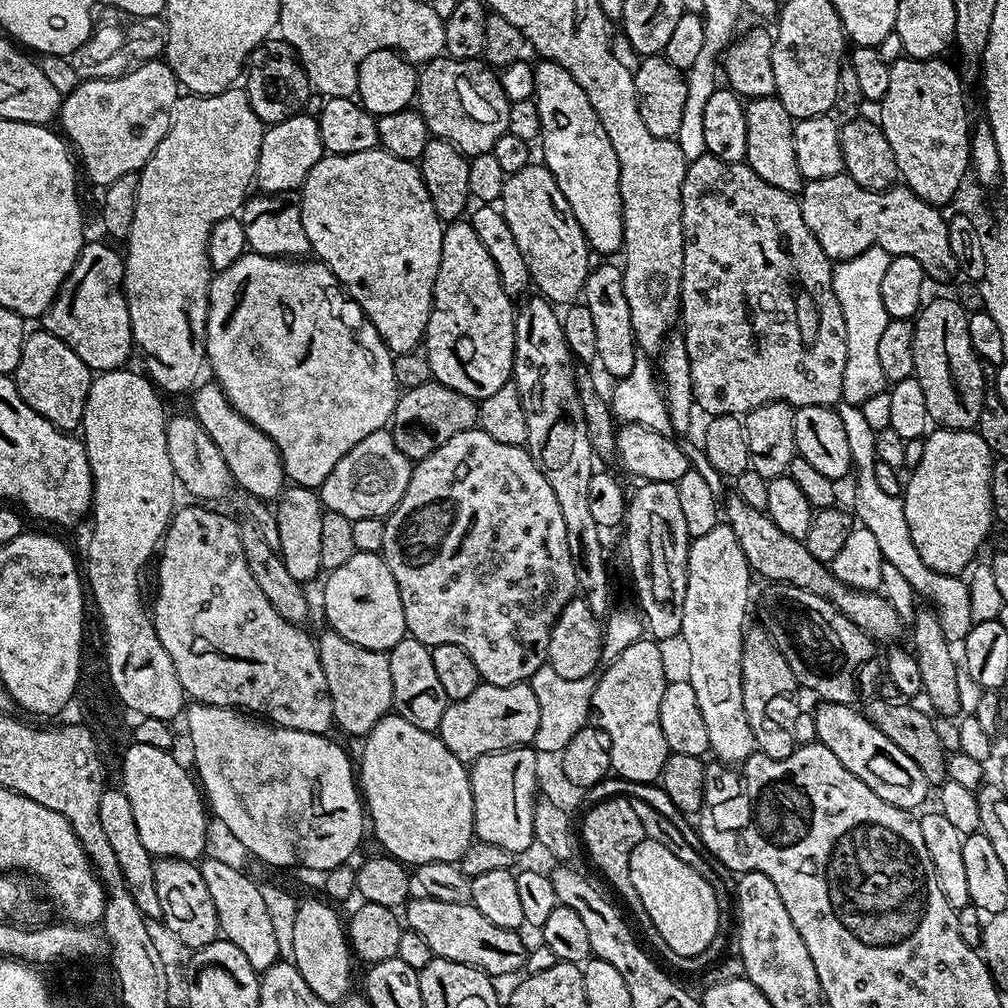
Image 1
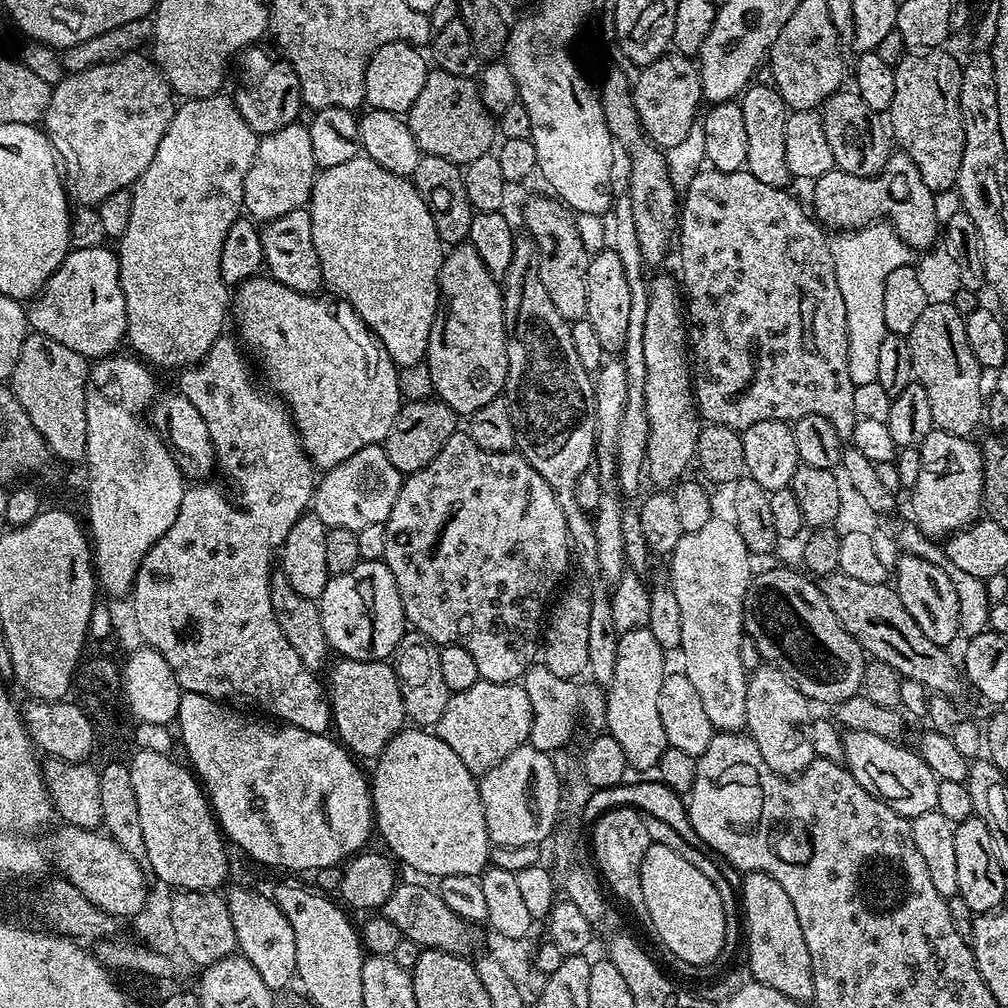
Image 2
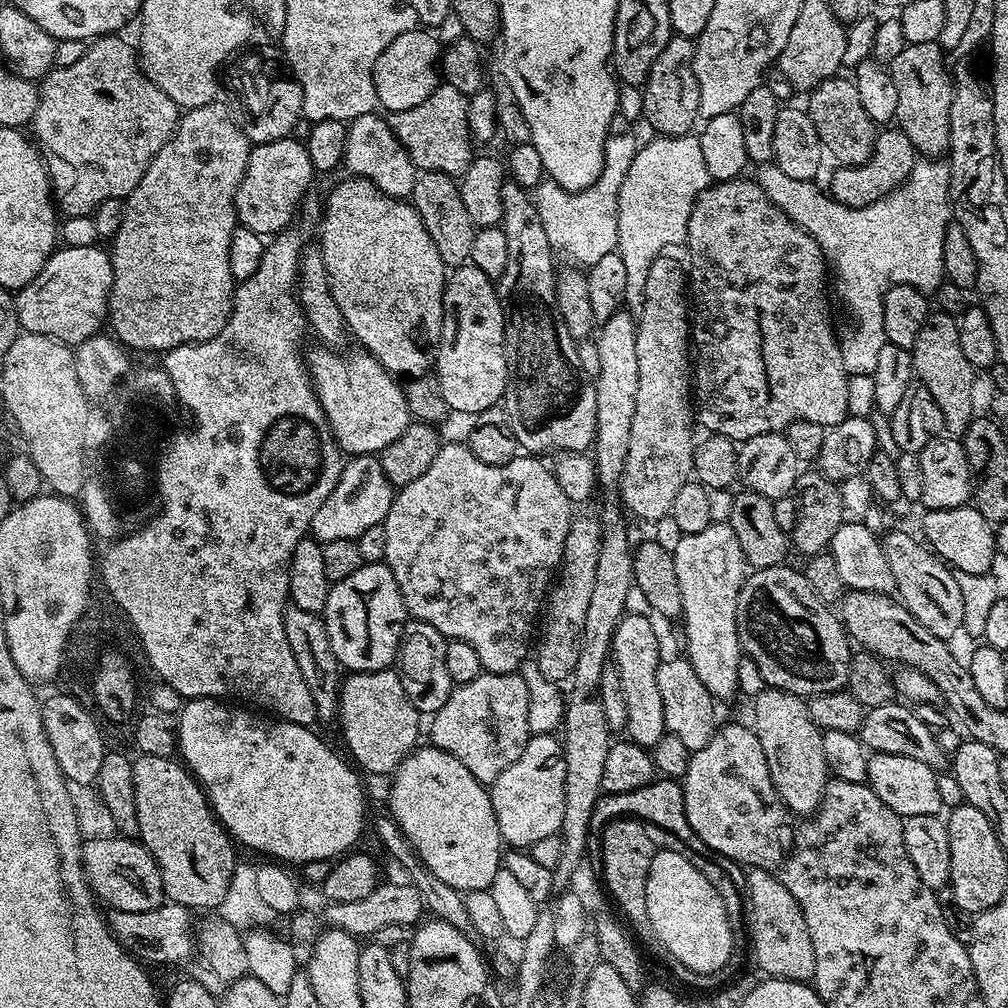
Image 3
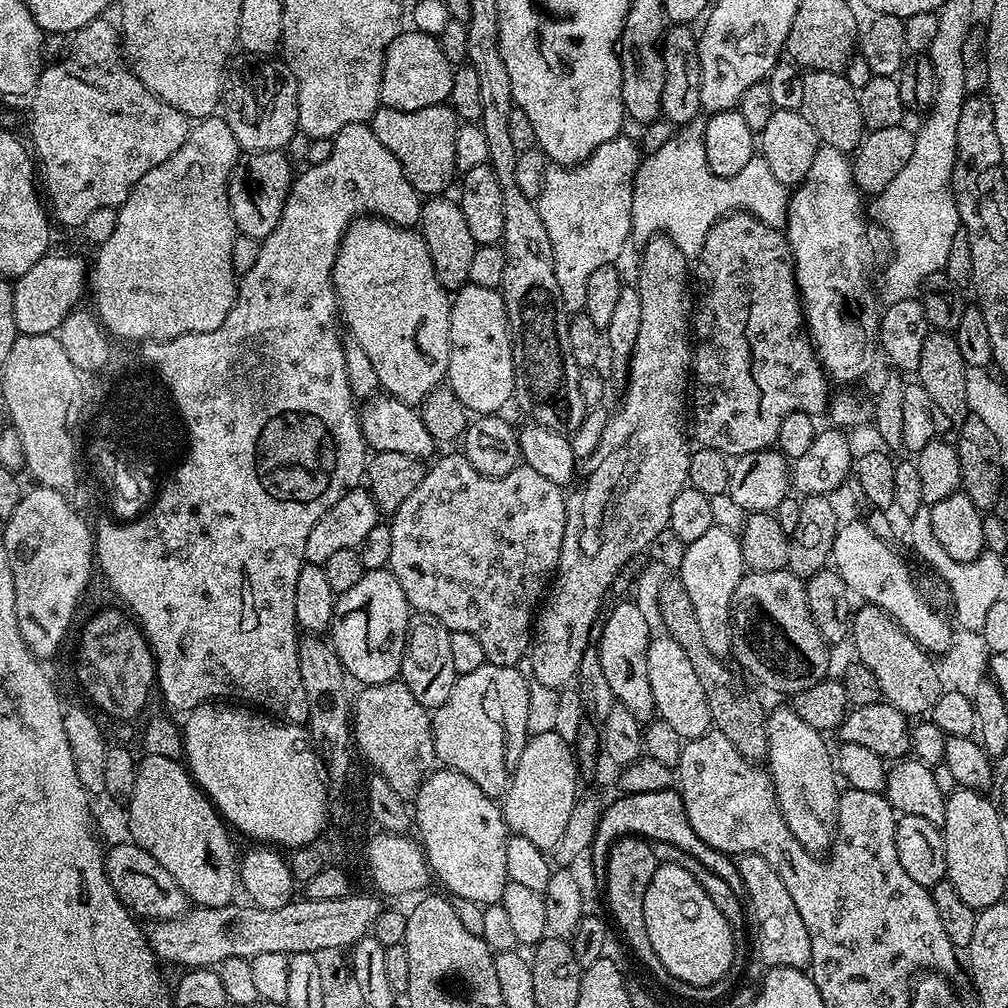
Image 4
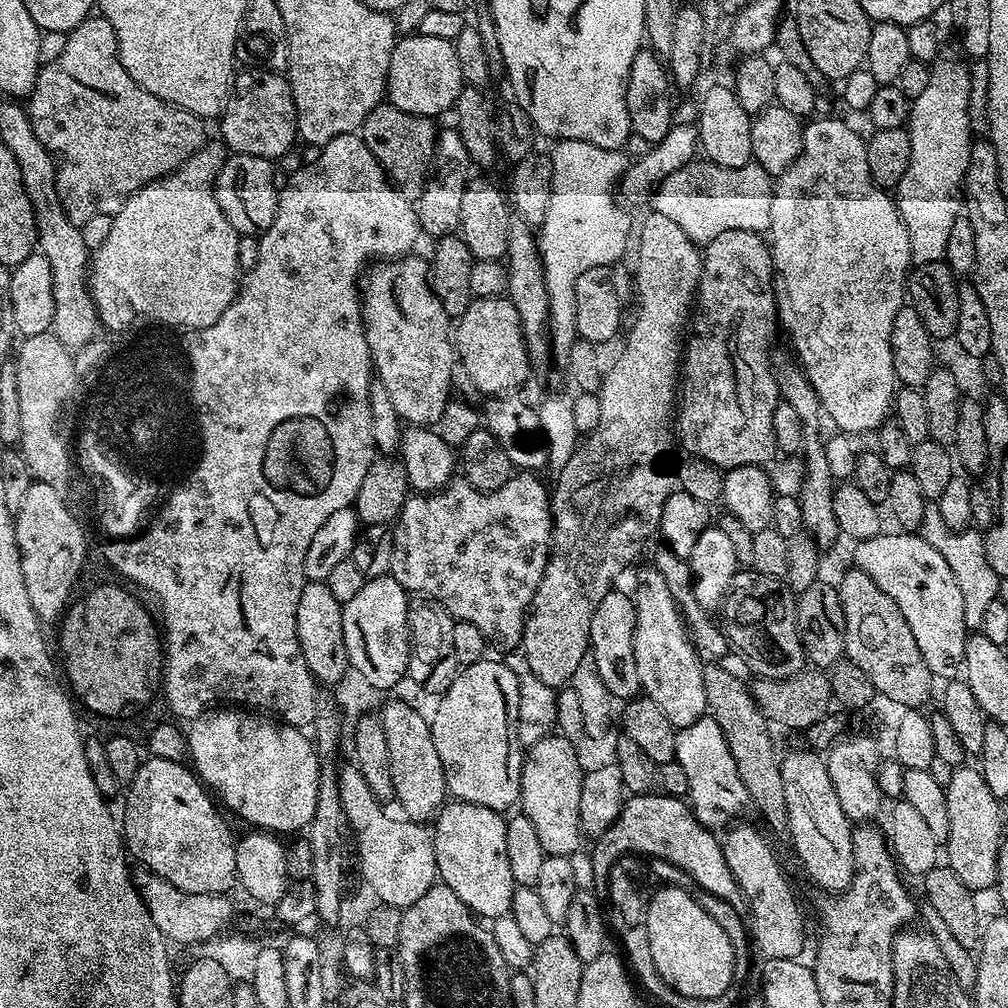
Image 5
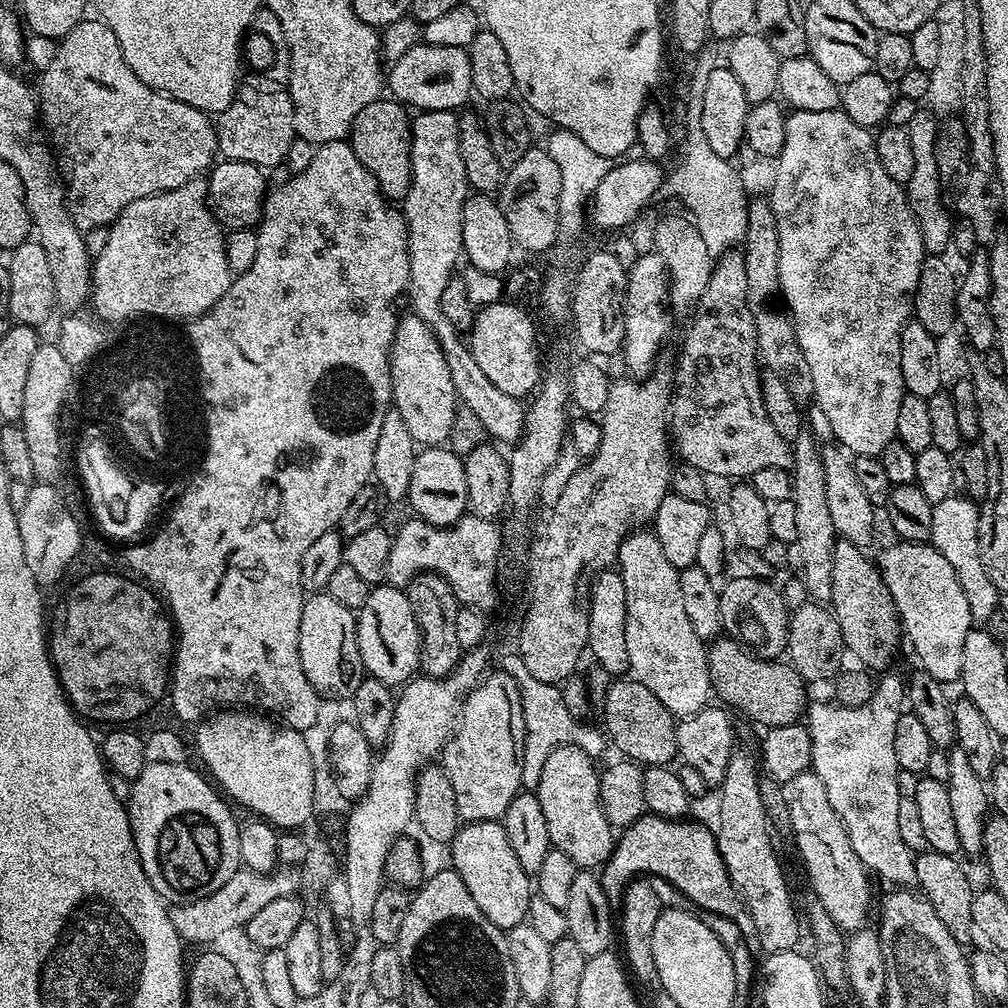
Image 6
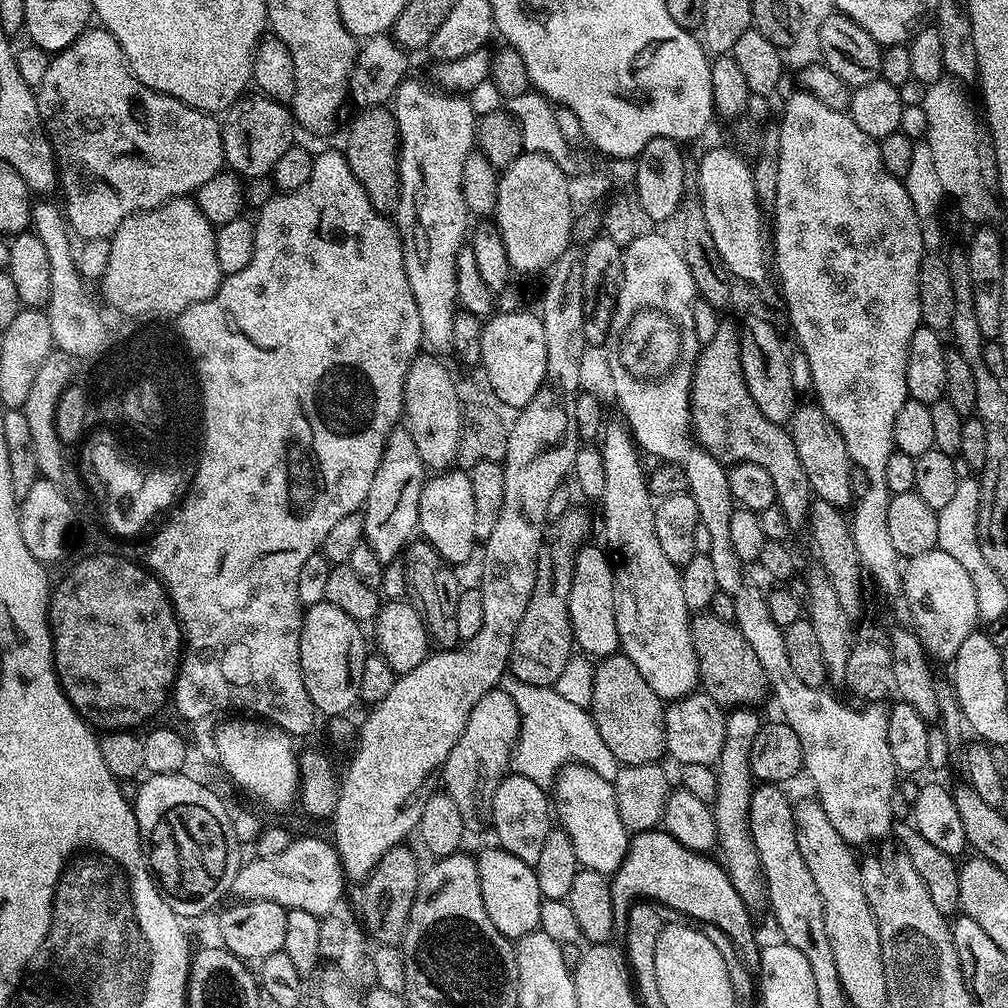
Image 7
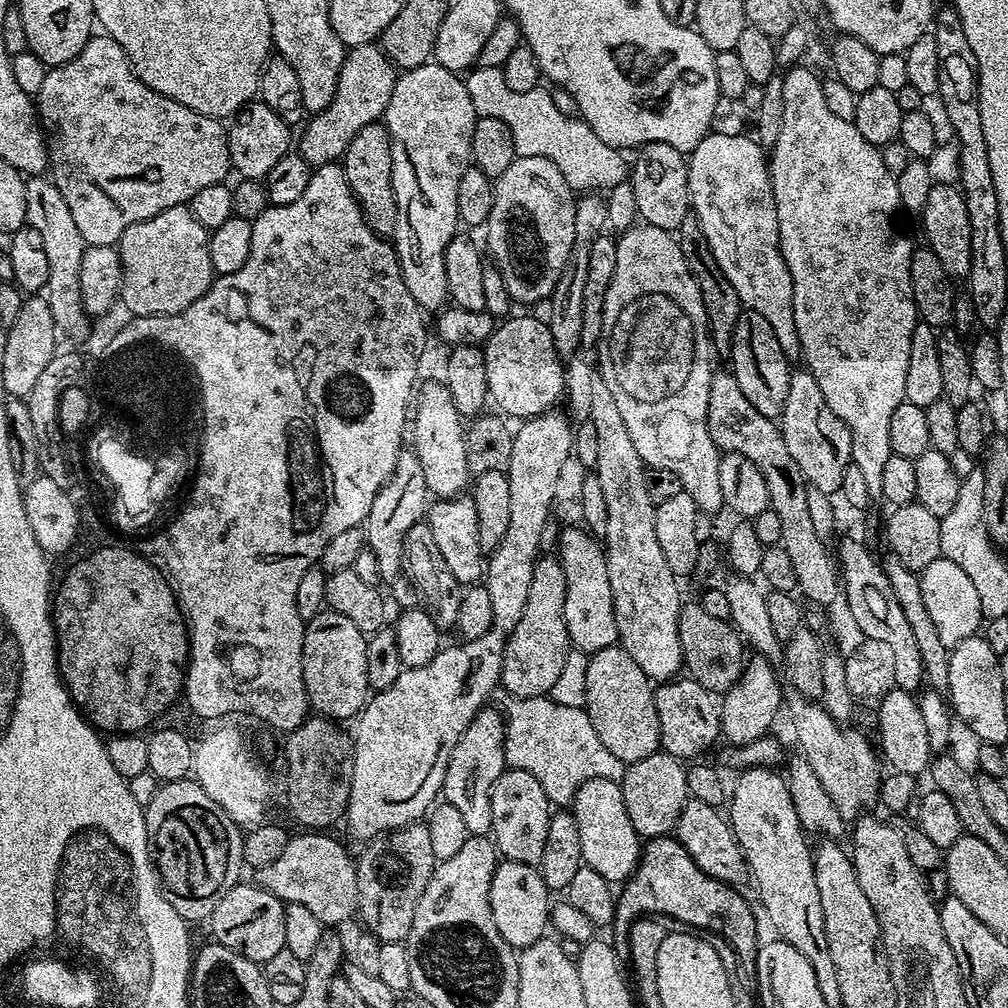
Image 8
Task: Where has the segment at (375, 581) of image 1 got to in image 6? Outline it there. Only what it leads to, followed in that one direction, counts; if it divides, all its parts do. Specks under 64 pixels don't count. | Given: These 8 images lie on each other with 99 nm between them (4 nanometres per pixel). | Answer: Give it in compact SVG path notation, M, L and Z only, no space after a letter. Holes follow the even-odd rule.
M373 587L366 602L358 609L356 629L364 671L371 679L389 686L403 686L417 675L420 667L420 627L403 587Z

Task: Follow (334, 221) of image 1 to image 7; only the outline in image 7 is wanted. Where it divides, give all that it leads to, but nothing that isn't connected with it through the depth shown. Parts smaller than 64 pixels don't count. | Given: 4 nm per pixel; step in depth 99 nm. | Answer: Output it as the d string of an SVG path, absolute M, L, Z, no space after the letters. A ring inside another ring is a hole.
M417 355L408 373L404 375L404 415L403 423L418 446L418 454L429 469L444 470L455 461L458 438L462 430L464 414L462 399L456 393L456 384L448 373L448 368L435 355Z

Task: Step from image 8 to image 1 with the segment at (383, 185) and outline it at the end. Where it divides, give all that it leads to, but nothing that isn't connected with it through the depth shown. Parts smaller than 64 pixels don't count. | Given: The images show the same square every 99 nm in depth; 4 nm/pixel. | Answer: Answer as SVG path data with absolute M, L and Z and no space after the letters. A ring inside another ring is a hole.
M441 54L419 69L415 107L435 139L450 142L471 158L490 152L494 142L508 131L510 101L500 85L500 77L483 59L459 60Z

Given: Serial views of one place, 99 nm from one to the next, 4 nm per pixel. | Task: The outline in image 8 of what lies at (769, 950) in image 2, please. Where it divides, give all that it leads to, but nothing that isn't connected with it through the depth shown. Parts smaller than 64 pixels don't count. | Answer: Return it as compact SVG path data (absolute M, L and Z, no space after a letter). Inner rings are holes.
M759 654L753 655L753 657L754 657L753 660L751 657L751 659L749 659L747 661L747 663L745 663L744 670L740 674L740 681L737 684L735 684L732 687L732 689L730 689L728 692L723 693L722 703L719 705L720 730L721 730L723 739L725 741L728 739L730 743L734 744L733 746L741 746L741 745L748 744L748 743L754 743L756 739L762 739L764 737L767 737L769 735L769 733L771 733L773 731L773 730L771 730L772 723L775 722L776 715L779 714L780 708L781 708L781 712L782 712L782 700L781 700L781 704L780 704L780 680L781 680L781 677L778 675L778 672L777 672L778 677L776 677L776 672L774 669L772 669L772 668L775 668L773 661L768 660L768 659L766 659L765 656L761 656Z

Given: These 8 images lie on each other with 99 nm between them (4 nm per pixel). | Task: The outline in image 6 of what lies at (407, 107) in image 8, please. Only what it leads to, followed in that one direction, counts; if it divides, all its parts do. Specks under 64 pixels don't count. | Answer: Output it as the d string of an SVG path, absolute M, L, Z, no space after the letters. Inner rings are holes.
M420 112L412 120L412 185L407 198L402 201L404 221L408 224L408 287L407 299L412 299L411 311L430 326L430 330L438 338L442 346L442 354L446 354L446 366L450 366L450 378L454 378L454 390L459 403L463 407L474 410L474 415L482 421L485 433L493 441L501 445L515 445L524 432L525 405L521 397L511 396L498 390L482 369L478 362L474 362L472 349L462 339L461 333L446 318L442 312L442 293L446 290L446 282L454 279L452 272L456 263L462 260L464 247L462 246L462 210L464 202L470 195L466 182L466 166L462 166L462 153L458 151L458 116L456 112Z

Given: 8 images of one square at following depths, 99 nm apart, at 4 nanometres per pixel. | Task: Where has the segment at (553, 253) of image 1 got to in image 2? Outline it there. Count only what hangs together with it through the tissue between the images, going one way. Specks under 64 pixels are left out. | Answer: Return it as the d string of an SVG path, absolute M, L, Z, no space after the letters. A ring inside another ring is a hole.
M540 196L530 201L524 208L524 224L528 227L527 235L536 243L536 251L540 254L538 274L542 278L542 286L546 286L546 294L550 294L550 302L554 302L564 320L582 320L588 315L586 270L590 251L579 236L573 213L559 199L551 199Z

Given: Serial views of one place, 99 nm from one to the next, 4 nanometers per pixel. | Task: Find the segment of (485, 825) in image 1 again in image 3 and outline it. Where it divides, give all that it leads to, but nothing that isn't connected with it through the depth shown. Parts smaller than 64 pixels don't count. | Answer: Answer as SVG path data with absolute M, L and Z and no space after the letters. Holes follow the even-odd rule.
M555 735L532 736L524 748L524 753L490 785L490 795L494 806L494 818L498 822L501 841L516 850L531 849L534 842L550 838L559 833L563 816L563 784L566 782L566 762L563 743Z

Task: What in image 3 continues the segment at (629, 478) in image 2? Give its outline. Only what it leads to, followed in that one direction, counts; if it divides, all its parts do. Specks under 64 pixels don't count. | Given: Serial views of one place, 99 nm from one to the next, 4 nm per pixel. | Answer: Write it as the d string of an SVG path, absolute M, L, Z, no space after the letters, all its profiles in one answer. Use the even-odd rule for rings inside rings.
M657 135L649 144L641 143L625 180L617 194L617 244L626 265L626 294L623 307L638 318L642 314L642 302L646 290L646 274L656 257L665 255L675 244L683 245L688 238L690 214L696 205L696 197L710 186L706 162L702 162L702 146L699 135Z

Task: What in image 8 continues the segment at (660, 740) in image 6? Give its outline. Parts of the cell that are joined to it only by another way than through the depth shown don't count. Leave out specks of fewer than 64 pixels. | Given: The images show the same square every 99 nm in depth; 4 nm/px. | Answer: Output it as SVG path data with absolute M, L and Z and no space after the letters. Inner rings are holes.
M613 646L589 655L583 709L606 750L610 750L610 754L625 766L642 762L642 758L650 758L650 754L661 751L653 681L642 674L642 666L638 666L624 648Z

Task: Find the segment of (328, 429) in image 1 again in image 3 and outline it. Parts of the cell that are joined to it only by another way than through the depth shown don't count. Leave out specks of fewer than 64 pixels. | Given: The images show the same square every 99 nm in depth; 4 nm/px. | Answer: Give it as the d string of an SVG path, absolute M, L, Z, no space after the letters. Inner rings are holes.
M316 347L307 353L306 367L341 452L349 457L378 454L401 436L410 423L403 387L369 352Z

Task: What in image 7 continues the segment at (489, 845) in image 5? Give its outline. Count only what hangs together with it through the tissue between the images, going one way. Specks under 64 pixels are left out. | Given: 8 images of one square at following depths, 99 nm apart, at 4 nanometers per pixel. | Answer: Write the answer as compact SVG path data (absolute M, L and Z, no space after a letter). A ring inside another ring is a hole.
M491 846L481 856L475 857L478 866L478 878L482 886L482 902L486 906L486 914L490 914L490 922L509 940L517 942L526 934L539 929L541 894L538 890L538 878L533 865L522 862L522 858L514 858L499 846Z

